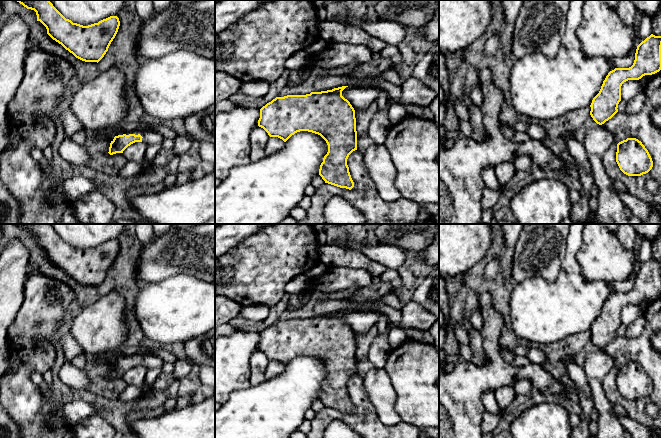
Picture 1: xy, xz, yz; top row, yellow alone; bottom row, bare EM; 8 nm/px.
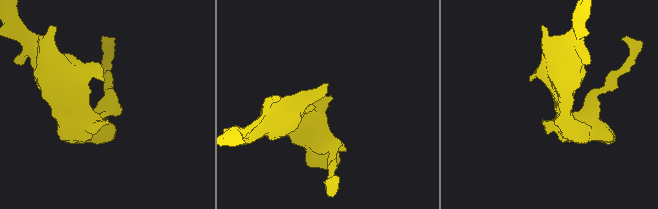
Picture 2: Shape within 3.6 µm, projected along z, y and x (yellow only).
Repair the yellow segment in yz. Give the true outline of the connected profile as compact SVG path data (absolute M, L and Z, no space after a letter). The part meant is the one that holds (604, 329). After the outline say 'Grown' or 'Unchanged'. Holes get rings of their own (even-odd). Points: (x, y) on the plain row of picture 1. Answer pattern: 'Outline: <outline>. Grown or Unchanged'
Outline: M651 258L636 273L635 284L629 292L615 292L606 300L599 317L590 329L593 344L602 349L618 336L621 310L628 304L639 304L661 294L661 260Z. Unchanged

